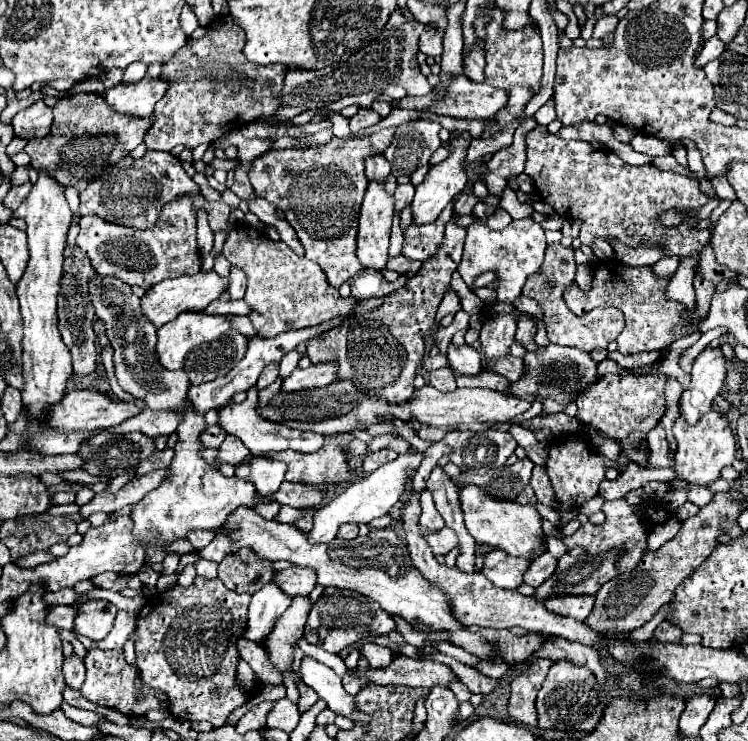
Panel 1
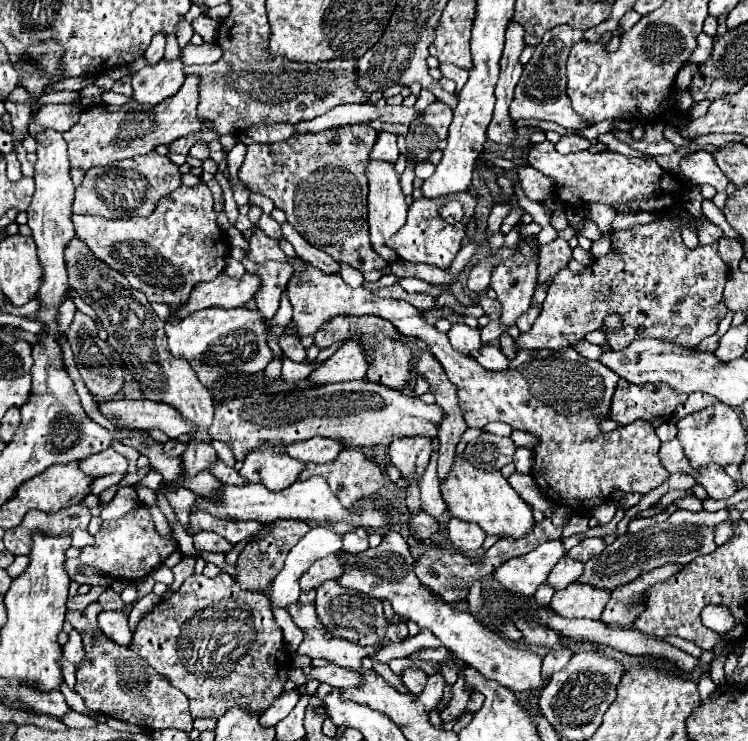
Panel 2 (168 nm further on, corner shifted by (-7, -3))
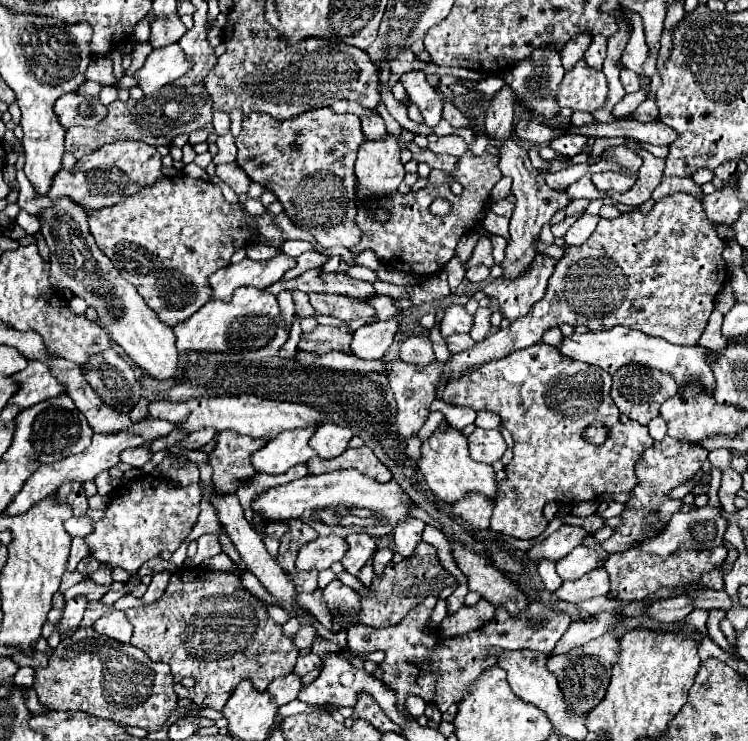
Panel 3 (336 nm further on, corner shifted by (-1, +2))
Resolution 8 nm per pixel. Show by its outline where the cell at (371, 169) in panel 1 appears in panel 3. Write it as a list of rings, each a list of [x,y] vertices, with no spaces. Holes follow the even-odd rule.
[[[370,115],[370,117],[362,117],[362,131],[366,135],[368,141],[384,141],[388,137],[386,125],[382,121],[380,115]]]

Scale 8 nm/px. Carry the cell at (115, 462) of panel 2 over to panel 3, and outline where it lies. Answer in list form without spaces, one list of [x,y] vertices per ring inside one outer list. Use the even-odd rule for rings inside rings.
[[[134,447],[134,449],[126,449],[120,453],[120,461],[130,467],[142,467],[148,459],[150,459],[148,447]]]

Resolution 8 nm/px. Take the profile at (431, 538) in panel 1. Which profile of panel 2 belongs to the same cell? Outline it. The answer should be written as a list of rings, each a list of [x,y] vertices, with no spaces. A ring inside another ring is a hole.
[[[460,518],[450,520],[450,540],[452,540],[454,550],[460,550],[460,552],[478,550],[482,546],[484,538],[486,538],[486,534],[484,534],[484,530],[480,530],[480,526],[476,526],[472,522],[464,522]]]

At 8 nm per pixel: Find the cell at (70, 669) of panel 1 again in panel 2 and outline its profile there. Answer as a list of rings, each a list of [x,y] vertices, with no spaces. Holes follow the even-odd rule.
[[[70,630],[68,632],[68,642],[62,648],[62,652],[64,652],[64,658],[70,660],[74,666],[80,664],[82,656],[84,656],[84,648],[82,648],[82,638],[80,638],[78,630]]]

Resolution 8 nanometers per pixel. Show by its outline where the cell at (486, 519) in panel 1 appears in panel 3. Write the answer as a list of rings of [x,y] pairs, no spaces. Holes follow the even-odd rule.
[[[450,427],[448,431],[436,429],[434,435],[422,443],[422,459],[418,461],[418,467],[424,473],[430,491],[436,493],[444,503],[452,505],[470,493],[480,493],[490,501],[496,501],[498,497],[498,481],[494,469],[490,465],[476,463],[470,459],[468,441],[454,427]]]

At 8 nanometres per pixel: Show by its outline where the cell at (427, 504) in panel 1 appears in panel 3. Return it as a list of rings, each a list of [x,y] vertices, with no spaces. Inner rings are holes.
[[[406,517],[404,521],[400,521],[394,529],[396,551],[402,557],[410,557],[410,553],[418,545],[418,541],[422,541],[422,531],[424,531],[424,521],[420,521],[416,517]]]

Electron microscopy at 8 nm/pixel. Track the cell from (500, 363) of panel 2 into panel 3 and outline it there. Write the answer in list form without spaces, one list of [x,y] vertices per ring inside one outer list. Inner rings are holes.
[[[456,335],[456,337],[448,337],[446,343],[448,343],[448,351],[450,351],[450,353],[462,353],[462,351],[474,347],[474,341],[472,341],[470,335]]]

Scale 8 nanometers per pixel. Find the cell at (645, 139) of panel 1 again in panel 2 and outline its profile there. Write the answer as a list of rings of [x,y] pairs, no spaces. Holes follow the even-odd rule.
[[[706,150],[686,156],[680,162],[680,174],[690,184],[710,184],[718,192],[724,192],[728,186],[728,178],[720,172],[712,154]]]

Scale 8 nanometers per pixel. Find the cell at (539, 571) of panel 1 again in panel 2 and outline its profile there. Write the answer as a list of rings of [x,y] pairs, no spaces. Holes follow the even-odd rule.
[[[564,556],[564,558],[554,566],[554,570],[550,572],[550,576],[548,576],[546,582],[548,582],[550,586],[554,586],[556,590],[562,590],[562,588],[570,586],[572,582],[578,582],[578,578],[580,578],[582,572],[584,572],[584,564],[582,564],[582,562]]]

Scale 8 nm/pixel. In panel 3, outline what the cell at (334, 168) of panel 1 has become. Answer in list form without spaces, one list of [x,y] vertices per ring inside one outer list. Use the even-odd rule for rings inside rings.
[[[332,107],[312,109],[310,113],[302,113],[302,117],[286,121],[274,121],[264,113],[250,113],[250,117],[242,121],[242,133],[236,137],[236,163],[254,183],[260,183],[268,191],[272,191],[282,203],[292,223],[300,229],[310,229],[312,237],[320,247],[330,249],[342,245],[346,249],[352,249],[360,243],[360,227],[356,225],[358,199],[354,181],[354,161],[362,141],[364,133],[360,127],[360,119],[354,115],[338,115]]]

